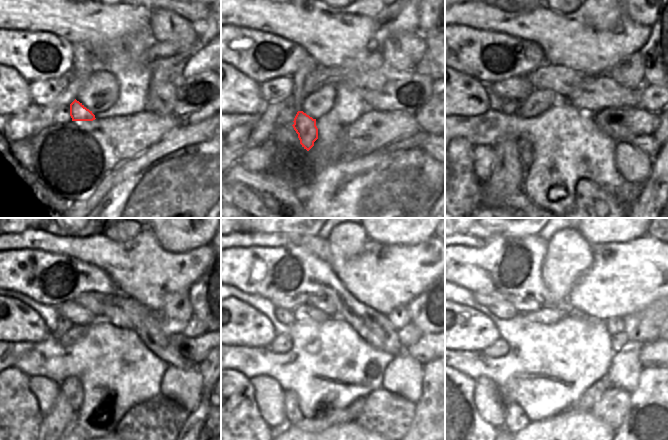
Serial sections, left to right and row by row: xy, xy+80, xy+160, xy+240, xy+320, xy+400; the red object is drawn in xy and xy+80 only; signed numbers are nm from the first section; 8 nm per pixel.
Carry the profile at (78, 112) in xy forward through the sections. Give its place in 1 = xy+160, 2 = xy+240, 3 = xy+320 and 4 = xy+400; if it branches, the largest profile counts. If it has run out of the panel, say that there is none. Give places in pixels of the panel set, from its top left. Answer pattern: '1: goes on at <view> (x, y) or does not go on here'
1: goes on at xy+160 (525, 152)
2: goes on at xy+240 (72, 389)
3: goes on at xy+320 (292, 411)
4: goes on at xy+400 (515, 420)

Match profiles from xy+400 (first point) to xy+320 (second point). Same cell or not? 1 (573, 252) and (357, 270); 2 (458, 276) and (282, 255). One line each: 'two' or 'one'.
1: two
2: one

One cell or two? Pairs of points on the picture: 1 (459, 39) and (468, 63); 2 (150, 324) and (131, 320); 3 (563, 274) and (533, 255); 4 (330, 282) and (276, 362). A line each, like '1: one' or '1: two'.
1: one
2: two
3: two
4: two

